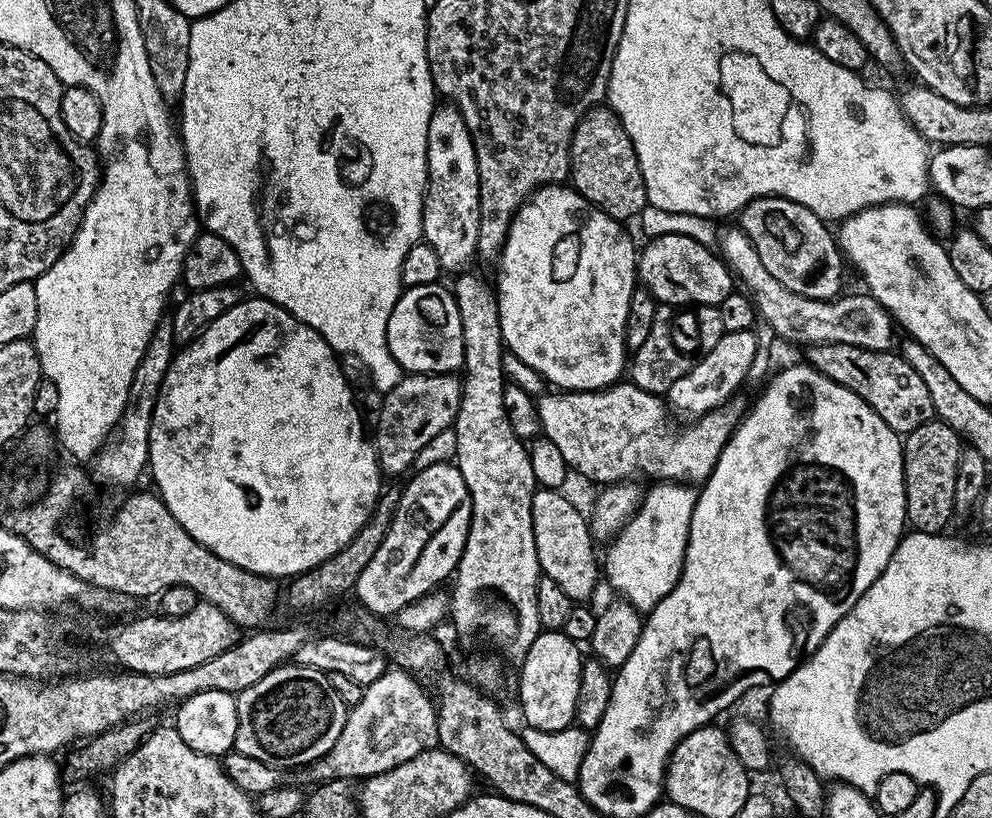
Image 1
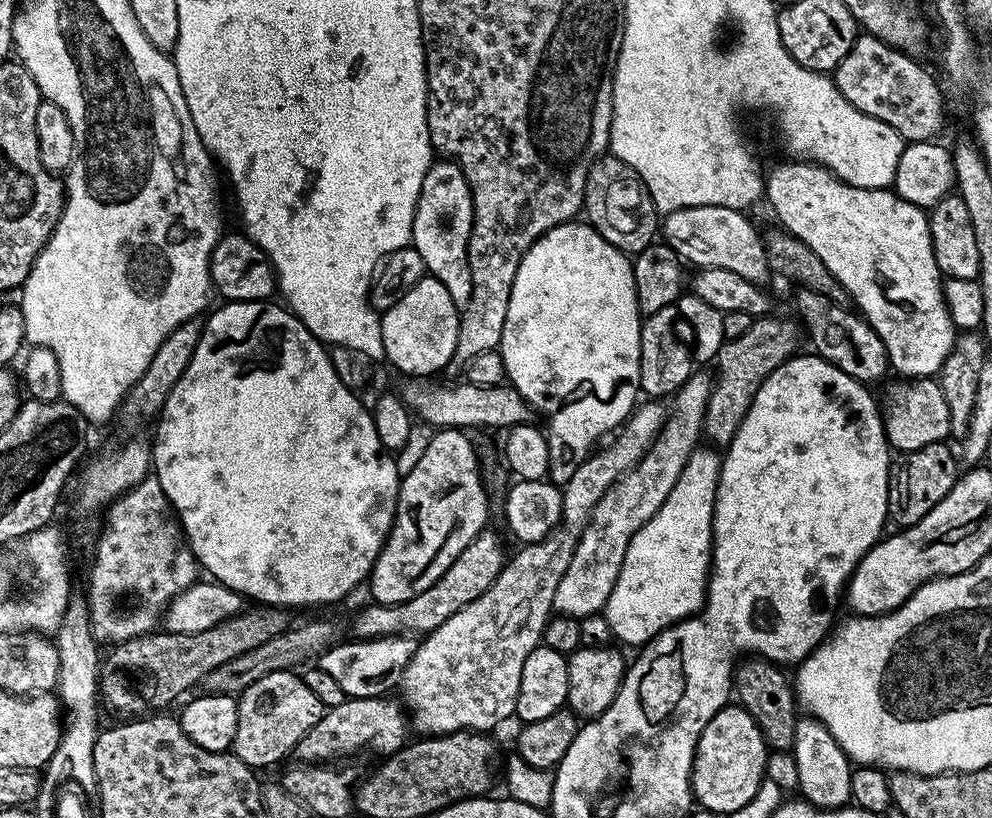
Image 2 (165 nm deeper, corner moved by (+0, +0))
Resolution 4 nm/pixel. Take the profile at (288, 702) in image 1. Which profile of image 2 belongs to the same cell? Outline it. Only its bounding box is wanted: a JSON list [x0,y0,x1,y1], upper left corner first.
[231,670,325,770]

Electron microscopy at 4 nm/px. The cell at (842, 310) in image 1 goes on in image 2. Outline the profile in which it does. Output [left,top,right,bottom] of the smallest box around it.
[662,206,772,286]

